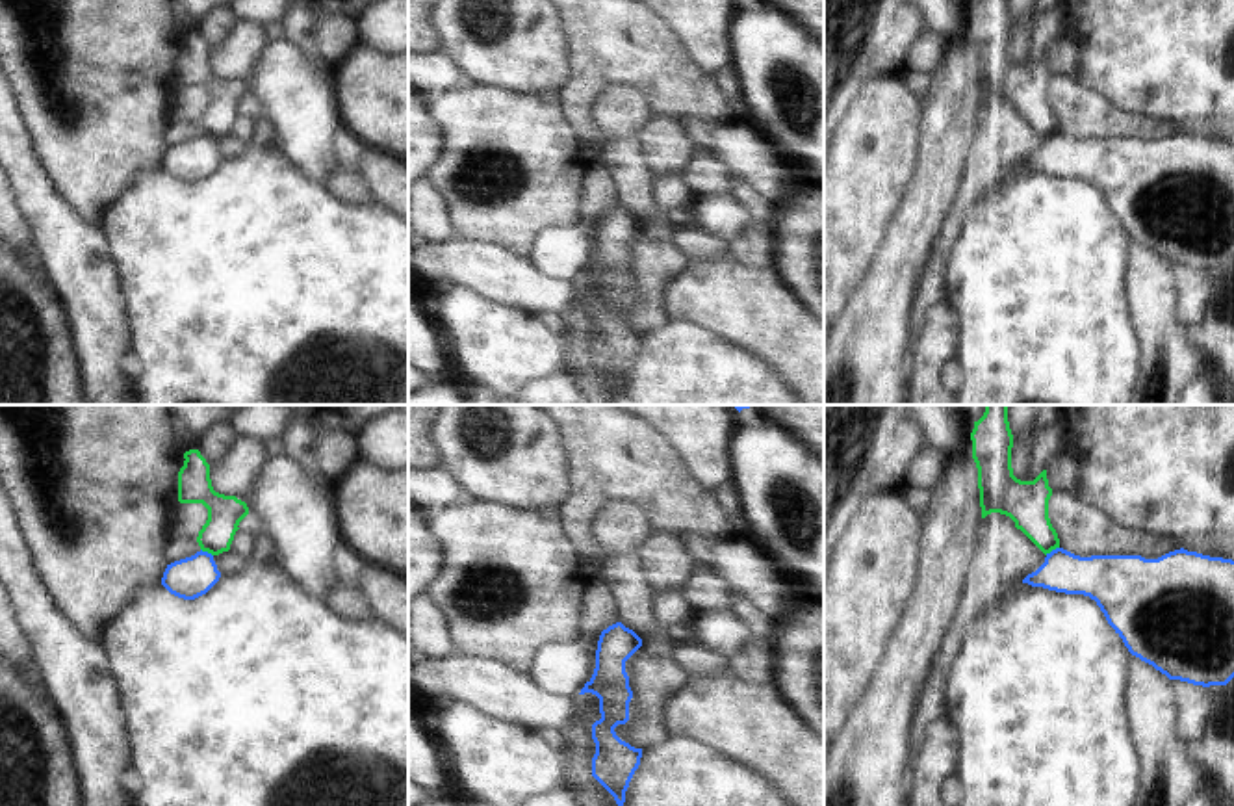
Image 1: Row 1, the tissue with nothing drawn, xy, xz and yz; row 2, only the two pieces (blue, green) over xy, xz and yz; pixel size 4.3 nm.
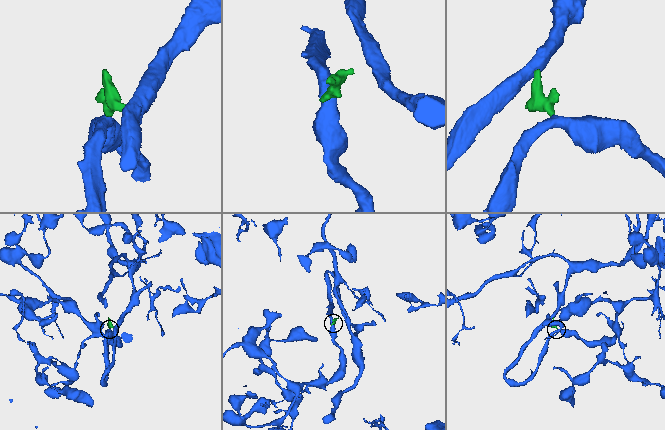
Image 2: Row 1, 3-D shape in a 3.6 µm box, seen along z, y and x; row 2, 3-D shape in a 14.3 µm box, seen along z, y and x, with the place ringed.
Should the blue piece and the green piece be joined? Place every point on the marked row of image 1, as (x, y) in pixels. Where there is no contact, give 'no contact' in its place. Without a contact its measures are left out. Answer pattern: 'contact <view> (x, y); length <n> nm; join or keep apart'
contact yz (1053, 550); length 70 nm; keep apart

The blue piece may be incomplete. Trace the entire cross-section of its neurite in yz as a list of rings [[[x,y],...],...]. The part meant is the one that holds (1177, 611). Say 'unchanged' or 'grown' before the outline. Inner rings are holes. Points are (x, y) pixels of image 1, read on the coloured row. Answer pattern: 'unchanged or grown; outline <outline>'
unchanged; outline [[[1063,548],[1047,553],[1045,563],[1022,583],[1065,594],[1084,594],[1097,602],[1108,624],[1123,639],[1128,652],[1152,665],[1169,680],[1193,685],[1227,685],[1234,678],[1234,561],[1210,557],[1184,548],[1158,559],[1141,555],[1080,557]]]

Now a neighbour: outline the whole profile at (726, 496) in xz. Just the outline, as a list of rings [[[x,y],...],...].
[[[726,481],[724,485],[720,485],[714,492],[713,492],[718,509],[724,513],[724,516],[733,522],[739,524],[740,516],[742,516],[742,507],[737,496],[735,487],[731,485],[731,481]]]

